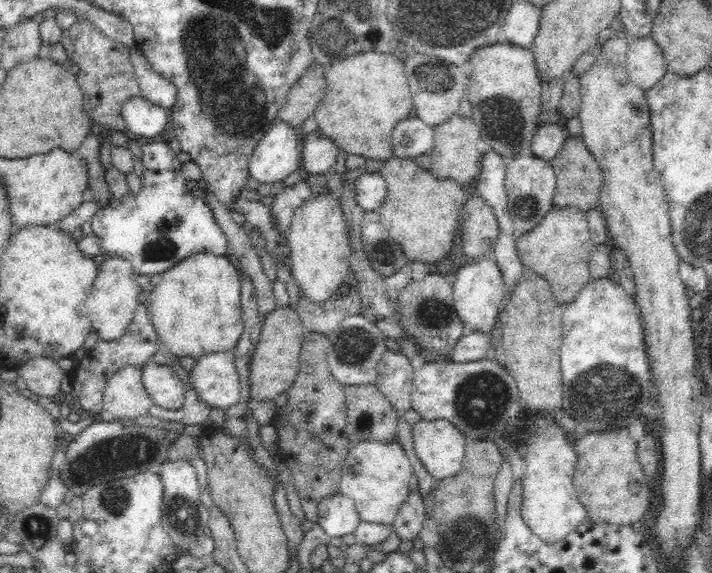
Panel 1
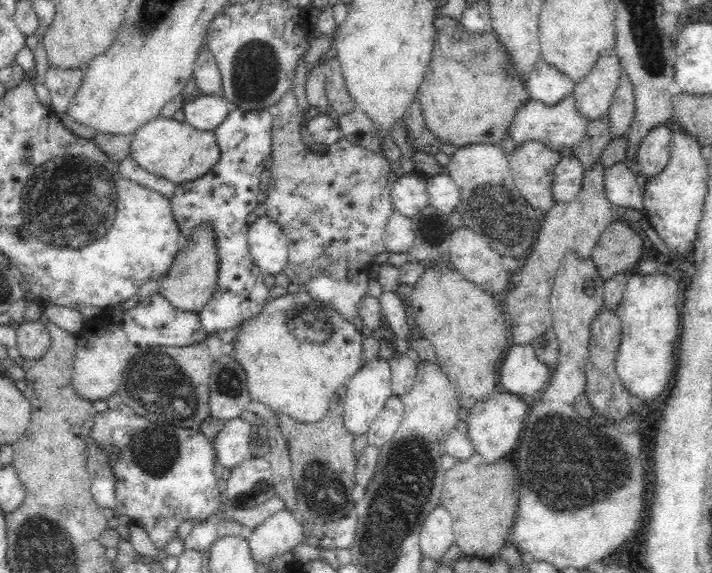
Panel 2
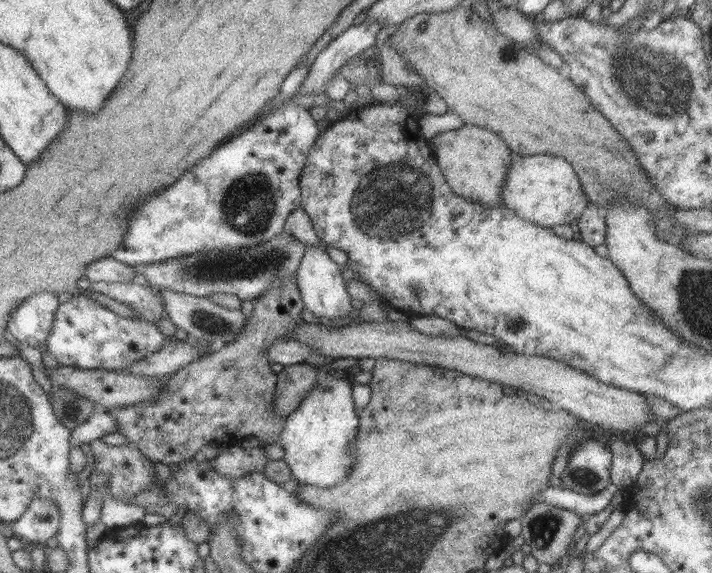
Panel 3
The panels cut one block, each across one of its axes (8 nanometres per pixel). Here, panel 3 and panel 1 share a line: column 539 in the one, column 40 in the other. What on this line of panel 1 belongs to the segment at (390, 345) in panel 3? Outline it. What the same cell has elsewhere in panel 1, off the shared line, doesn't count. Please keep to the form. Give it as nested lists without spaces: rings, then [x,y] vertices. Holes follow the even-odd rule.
[[[34,356],[16,370],[18,378],[25,382],[25,388],[33,394],[56,400],[65,393],[68,375],[53,358]]]

